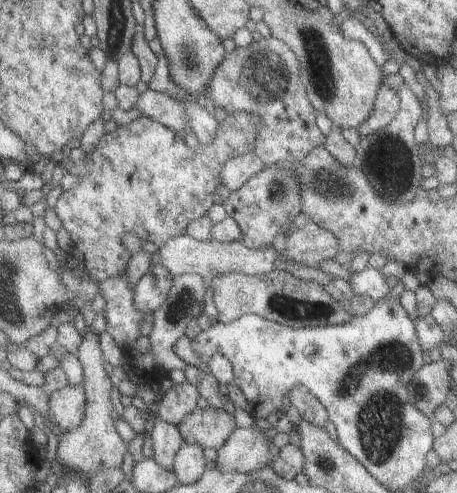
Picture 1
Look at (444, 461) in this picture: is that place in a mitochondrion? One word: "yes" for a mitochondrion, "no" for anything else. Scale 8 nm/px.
no

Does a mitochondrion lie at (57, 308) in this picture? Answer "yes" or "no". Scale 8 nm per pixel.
no

